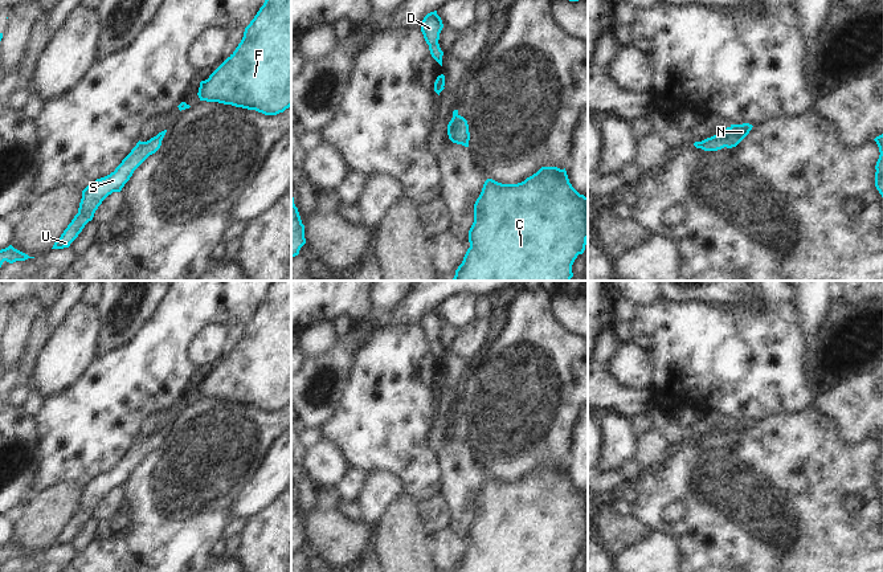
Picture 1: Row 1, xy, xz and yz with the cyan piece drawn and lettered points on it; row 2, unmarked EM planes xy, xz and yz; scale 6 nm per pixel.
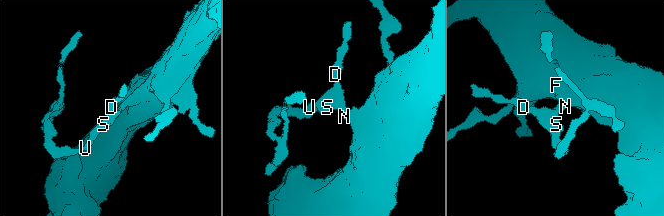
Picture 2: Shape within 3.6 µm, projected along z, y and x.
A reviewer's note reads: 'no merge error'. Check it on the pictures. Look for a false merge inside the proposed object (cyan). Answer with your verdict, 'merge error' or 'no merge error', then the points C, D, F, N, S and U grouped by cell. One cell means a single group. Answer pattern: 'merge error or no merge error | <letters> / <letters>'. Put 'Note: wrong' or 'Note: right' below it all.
no merge error | C D F N S U
Note: right

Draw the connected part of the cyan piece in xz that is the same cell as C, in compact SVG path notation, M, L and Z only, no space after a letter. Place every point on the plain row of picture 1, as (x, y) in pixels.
M541 463L518 481L487 475L474 500L474 519L469 527L470 544L455 572L573 572L572 561L585 547L588 536L588 494L569 479L565 465Z

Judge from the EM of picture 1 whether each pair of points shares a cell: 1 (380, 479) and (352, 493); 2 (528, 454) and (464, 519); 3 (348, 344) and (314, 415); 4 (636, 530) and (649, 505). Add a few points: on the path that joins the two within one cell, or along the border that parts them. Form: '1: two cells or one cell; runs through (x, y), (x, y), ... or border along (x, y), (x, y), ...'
1: two cells; border along (368, 473), (355, 501)
2: one cell; runs through (505, 454), (495, 454), (464, 486), (464, 495)
3: one cell; runs through (339, 363), (339, 381), (331, 401)
4: two cells; border along (634, 514), (649, 528)

